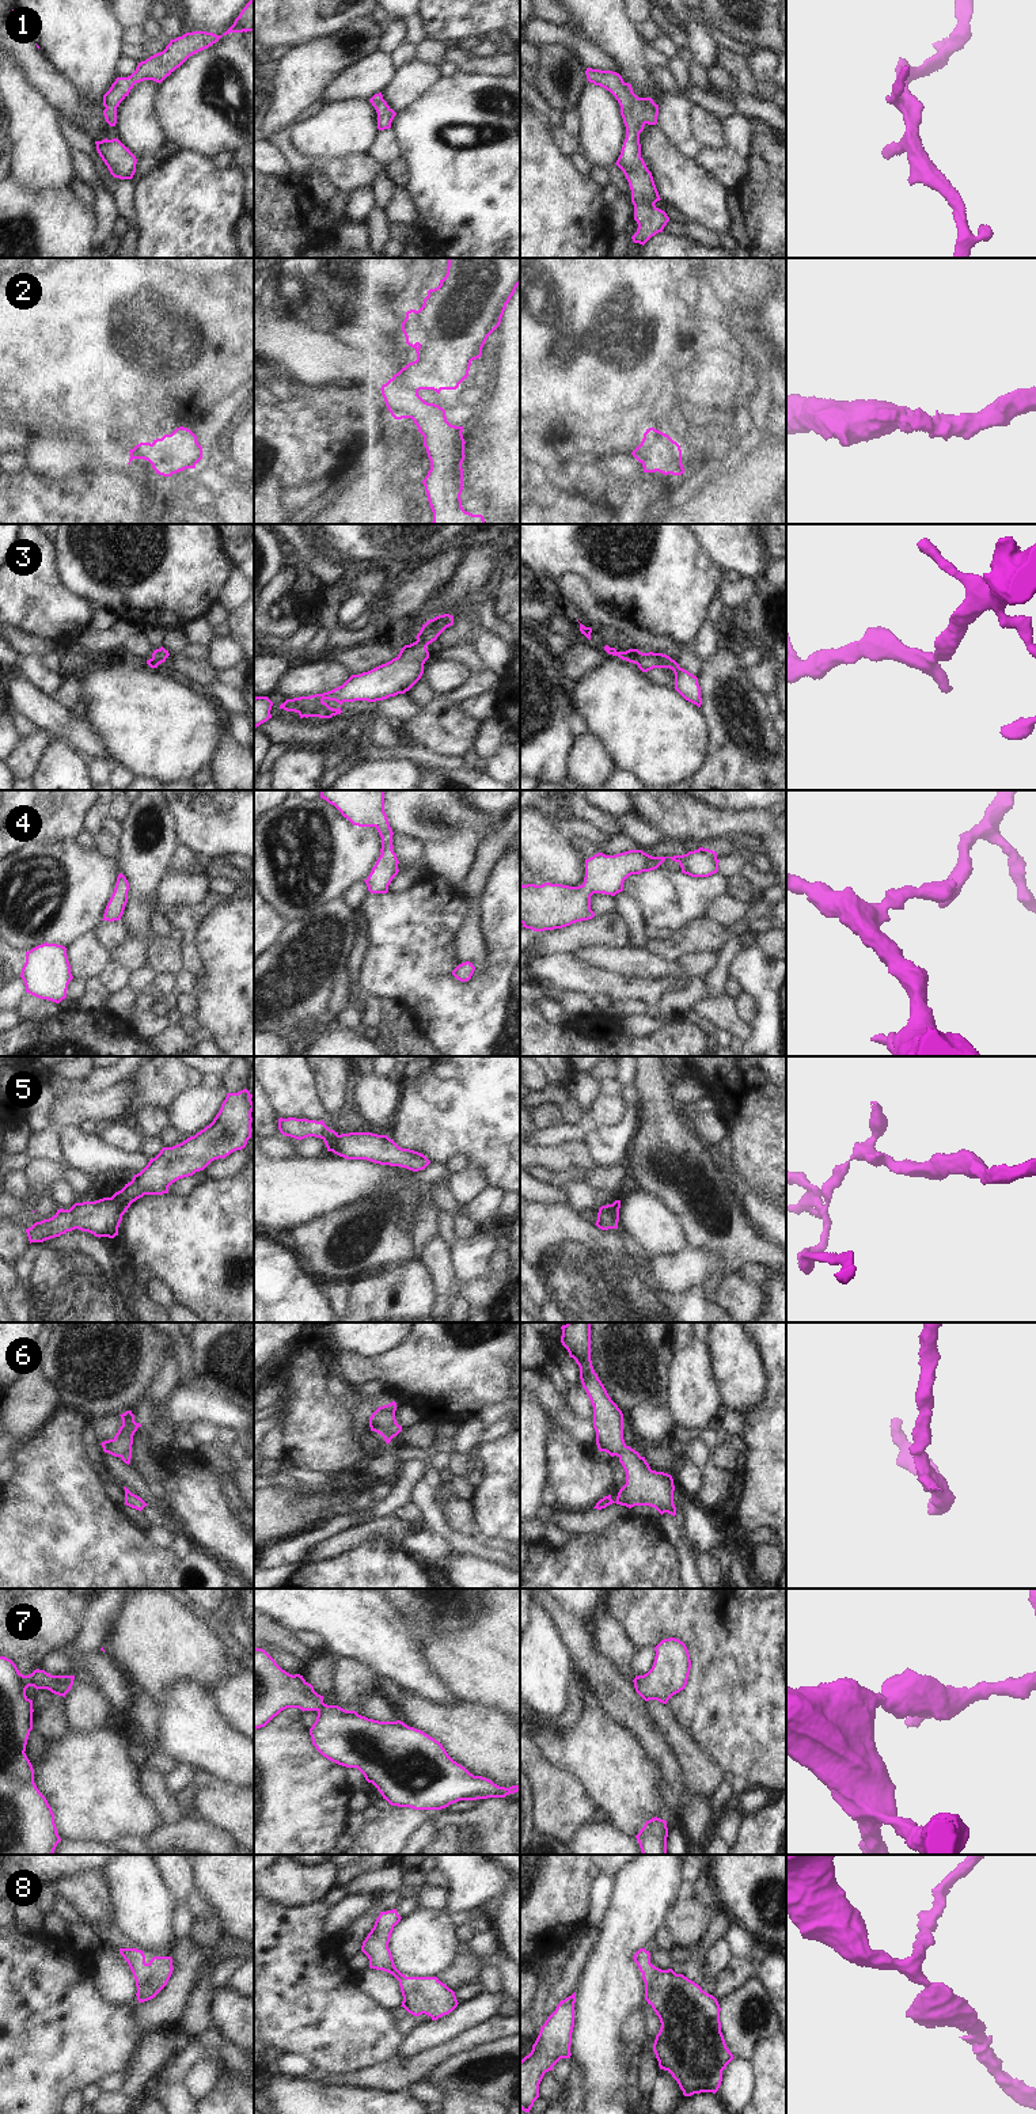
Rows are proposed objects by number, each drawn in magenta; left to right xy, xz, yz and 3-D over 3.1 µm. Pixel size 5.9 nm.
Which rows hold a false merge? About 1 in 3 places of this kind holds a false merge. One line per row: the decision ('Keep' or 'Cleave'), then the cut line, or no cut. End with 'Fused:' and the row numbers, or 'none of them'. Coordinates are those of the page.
1: Keep. No split
2: Cleave. Split along xz (398, 372), (405, 383), (417, 391)
3: Keep. No split
4: Keep. No split
5: Keep. No split
6: Keep. No split
7: Keep. No split
8: Keep. No split
Fused: 2.

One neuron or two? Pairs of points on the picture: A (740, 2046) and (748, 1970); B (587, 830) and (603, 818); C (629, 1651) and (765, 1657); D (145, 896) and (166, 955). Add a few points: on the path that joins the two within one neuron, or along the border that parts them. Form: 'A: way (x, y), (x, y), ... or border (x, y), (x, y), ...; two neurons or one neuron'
A: border (755, 1974), (721, 1999); two neurons
B: border (570, 816), (579, 820), (589, 820), (610, 835); two neurons
C: border (619, 1623), (629, 1640), (638, 1650); two neurons
D: way (141, 911), (141, 929), (152, 940); one neuron

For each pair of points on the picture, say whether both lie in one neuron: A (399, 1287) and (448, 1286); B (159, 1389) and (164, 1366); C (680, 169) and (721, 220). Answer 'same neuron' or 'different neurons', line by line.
A: different neurons
B: same neuron
C: same neuron

